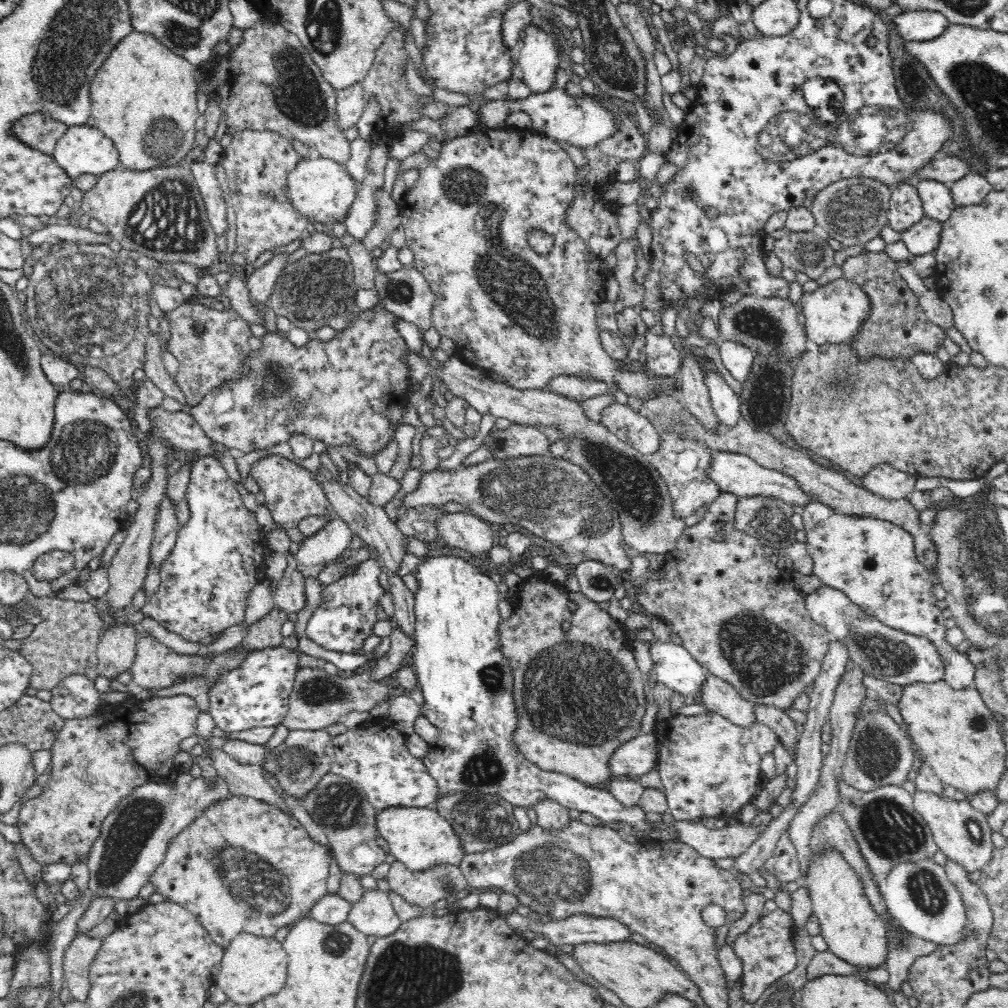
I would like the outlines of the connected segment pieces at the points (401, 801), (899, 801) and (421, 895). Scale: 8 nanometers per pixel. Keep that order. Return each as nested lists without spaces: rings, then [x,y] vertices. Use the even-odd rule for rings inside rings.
[[[392,721],[366,722],[357,732],[346,732],[333,738],[331,772],[360,784],[376,811],[388,808],[432,807],[438,799],[436,781],[430,777],[423,760],[413,758],[406,746],[406,735],[396,731]]]
[[[840,777],[838,798],[842,806],[841,815],[856,839],[860,855],[878,888],[886,880],[886,876],[890,876],[897,863],[916,864],[922,860],[933,860],[939,852],[930,827],[914,808],[913,795],[906,792],[903,786],[880,786],[863,792]]]
[[[396,861],[391,865],[386,879],[395,894],[420,908],[435,908],[438,900],[454,896],[467,886],[463,872],[452,865],[412,872]]]

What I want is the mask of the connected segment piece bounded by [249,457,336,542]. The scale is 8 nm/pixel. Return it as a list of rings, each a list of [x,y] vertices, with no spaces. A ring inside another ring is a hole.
[[[269,457],[253,465],[249,470],[254,479],[259,484],[259,488],[264,492],[264,503],[273,515],[276,525],[286,527],[290,533],[292,541],[303,542],[304,536],[301,536],[295,529],[296,524],[308,516],[330,517],[336,512],[332,503],[326,498],[319,484],[315,482],[311,473],[303,467],[284,459],[283,457]]]

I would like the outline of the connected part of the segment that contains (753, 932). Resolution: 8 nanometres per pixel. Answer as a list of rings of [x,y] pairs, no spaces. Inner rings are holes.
[[[777,907],[748,928],[748,932],[740,934],[738,940],[732,944],[734,952],[740,957],[742,967],[744,967],[742,989],[745,1002],[753,1005],[772,983],[784,975],[790,974],[796,968],[796,964],[798,964],[796,947],[794,947],[796,930],[790,911]]]

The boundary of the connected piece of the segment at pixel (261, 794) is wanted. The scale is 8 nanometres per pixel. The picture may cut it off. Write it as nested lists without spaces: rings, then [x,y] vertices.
[[[213,749],[214,768],[217,776],[228,785],[228,793],[234,796],[248,796],[256,800],[266,801],[285,808],[284,801],[274,793],[274,789],[266,783],[266,779],[258,765],[240,765],[235,759],[229,758],[223,750]]]

